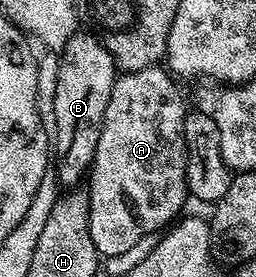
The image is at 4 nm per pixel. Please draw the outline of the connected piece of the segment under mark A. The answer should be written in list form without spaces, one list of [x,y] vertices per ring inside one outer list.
[[[151,65],[142,71],[121,72],[110,91],[106,119],[86,181],[90,239],[94,239],[101,258],[120,257],[143,237],[159,234],[181,216],[180,208],[184,200],[189,200],[184,138],[186,106],[175,84],[179,85],[167,68]]]

